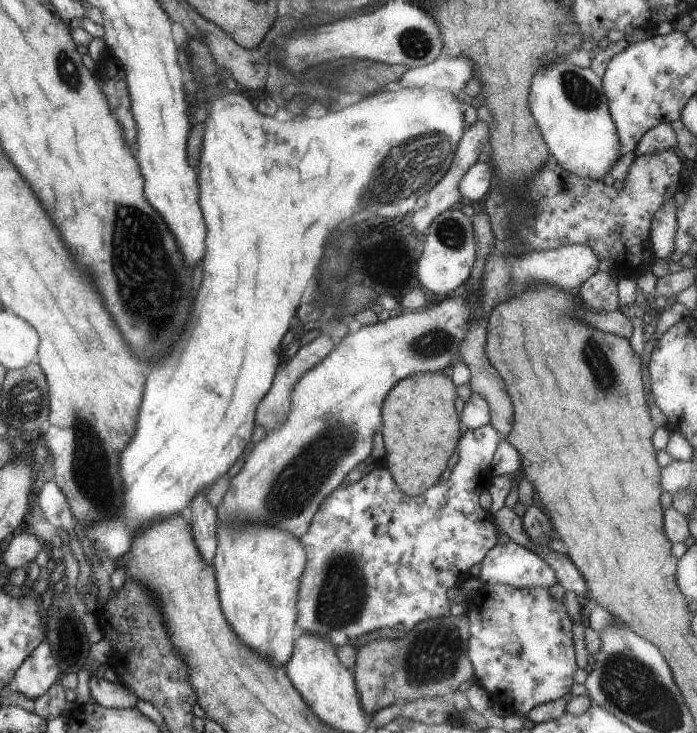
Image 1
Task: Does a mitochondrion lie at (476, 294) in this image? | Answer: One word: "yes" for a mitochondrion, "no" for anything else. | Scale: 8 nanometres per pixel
no

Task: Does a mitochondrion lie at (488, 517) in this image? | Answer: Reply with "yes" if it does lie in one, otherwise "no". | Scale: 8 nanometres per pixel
no

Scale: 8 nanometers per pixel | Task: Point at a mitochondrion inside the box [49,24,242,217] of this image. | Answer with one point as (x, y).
(66, 69)

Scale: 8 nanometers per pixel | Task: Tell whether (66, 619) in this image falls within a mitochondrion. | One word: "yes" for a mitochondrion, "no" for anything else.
yes

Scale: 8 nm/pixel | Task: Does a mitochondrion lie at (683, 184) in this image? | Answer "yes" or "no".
no

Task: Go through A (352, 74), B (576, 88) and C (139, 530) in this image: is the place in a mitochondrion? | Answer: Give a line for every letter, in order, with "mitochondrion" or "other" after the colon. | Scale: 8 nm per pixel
A: other
B: mitochondrion
C: other

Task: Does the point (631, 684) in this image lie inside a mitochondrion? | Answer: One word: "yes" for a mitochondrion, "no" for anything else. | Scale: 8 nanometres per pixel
yes

